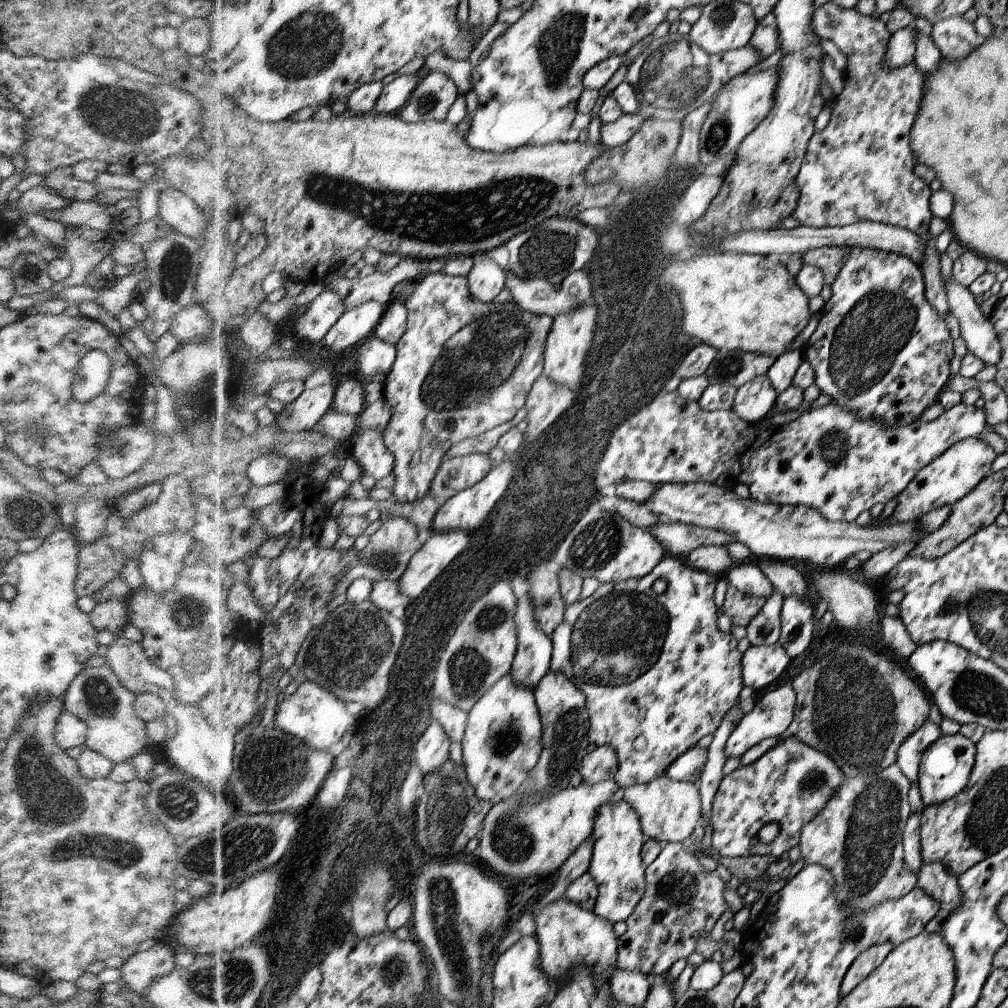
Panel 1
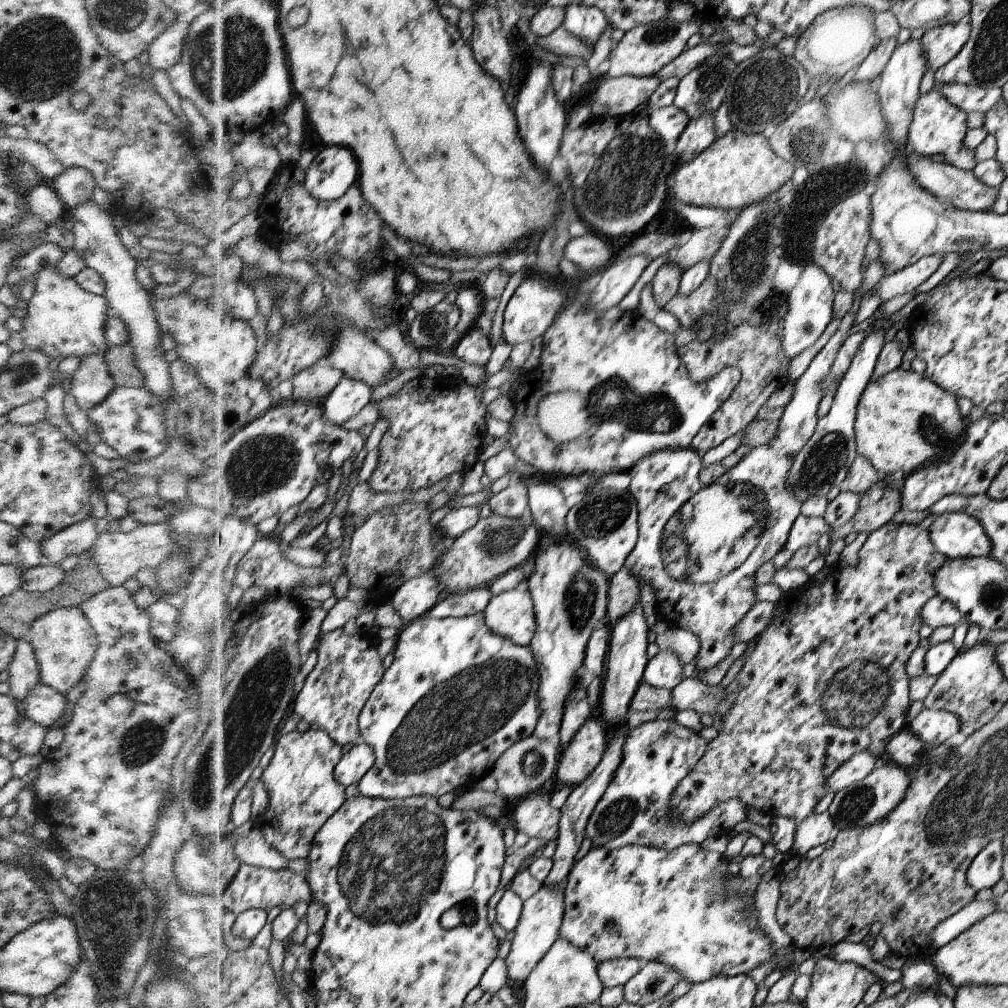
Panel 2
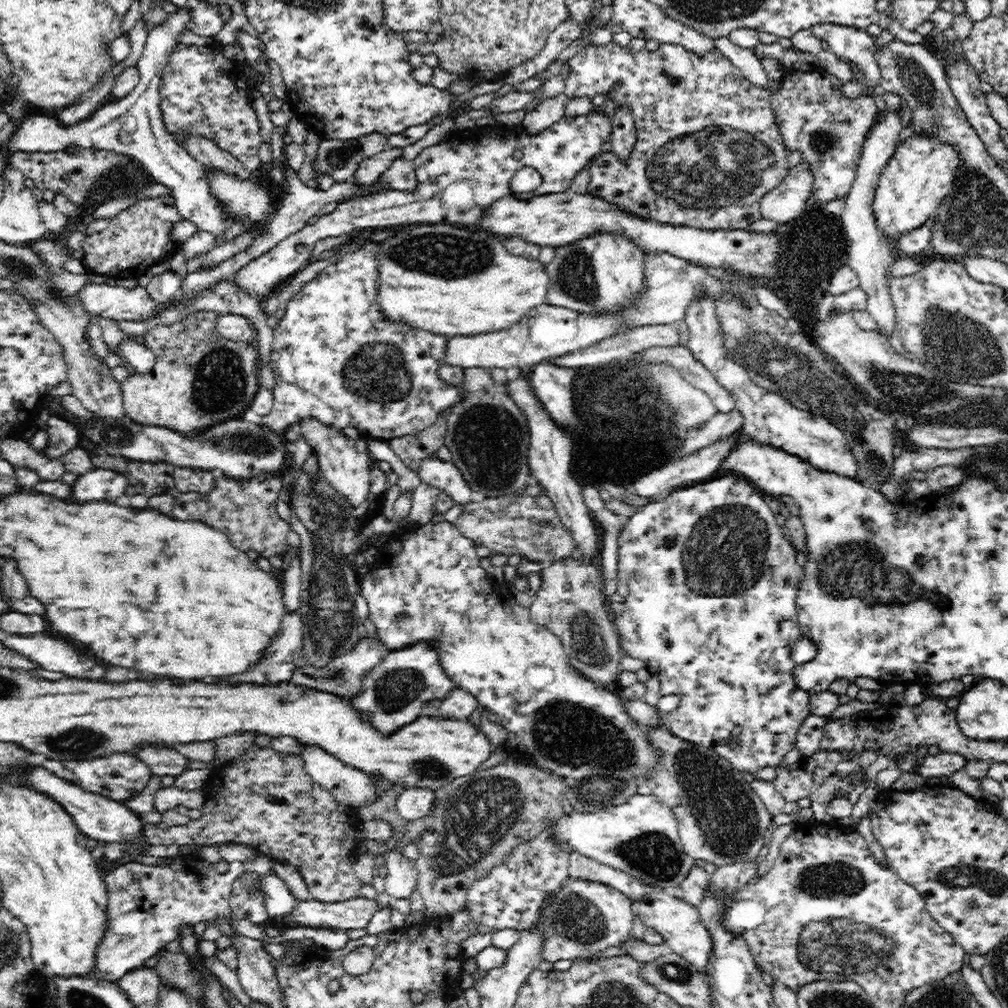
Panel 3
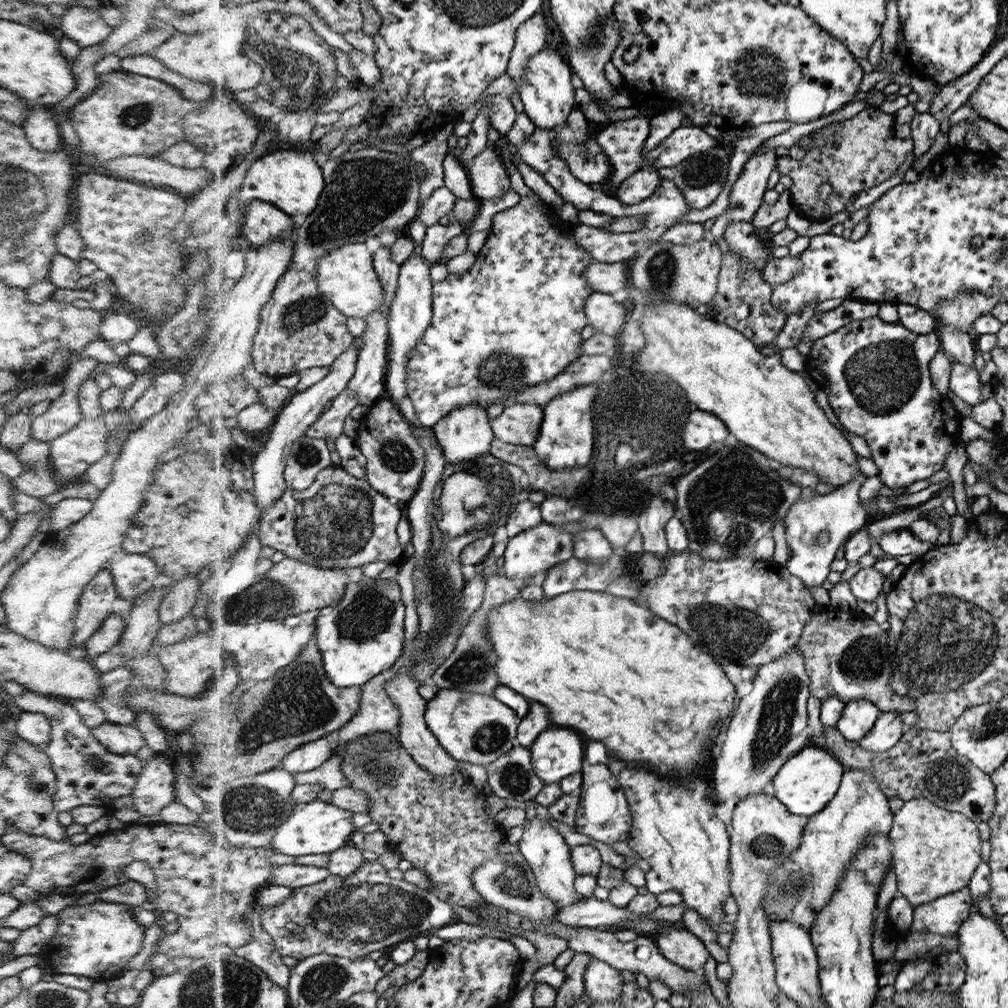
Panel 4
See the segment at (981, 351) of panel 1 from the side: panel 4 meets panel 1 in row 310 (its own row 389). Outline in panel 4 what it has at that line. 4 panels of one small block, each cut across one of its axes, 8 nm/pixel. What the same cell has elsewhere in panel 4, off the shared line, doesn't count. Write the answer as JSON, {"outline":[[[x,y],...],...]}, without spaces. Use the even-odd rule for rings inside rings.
{"outline":[[[953,363],[949,378],[950,391],[974,407],[983,402],[980,388],[982,384],[974,365]]]}

